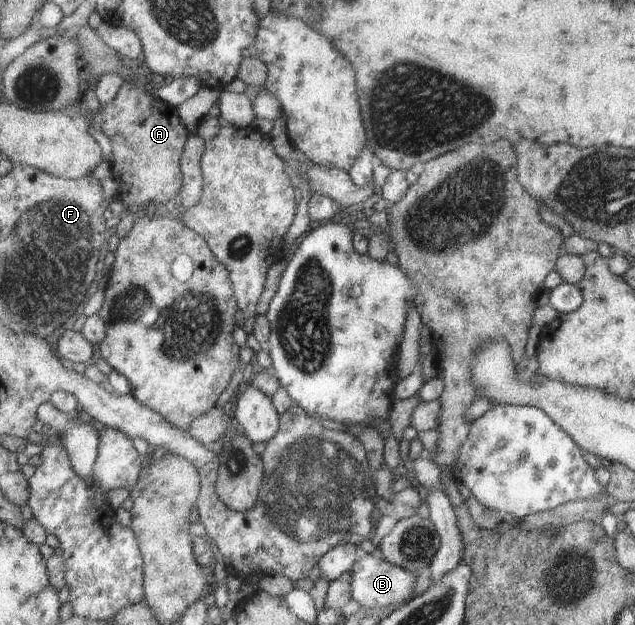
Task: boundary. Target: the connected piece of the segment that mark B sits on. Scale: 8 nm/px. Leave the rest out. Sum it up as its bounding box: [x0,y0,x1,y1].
[351,556,418,608]

